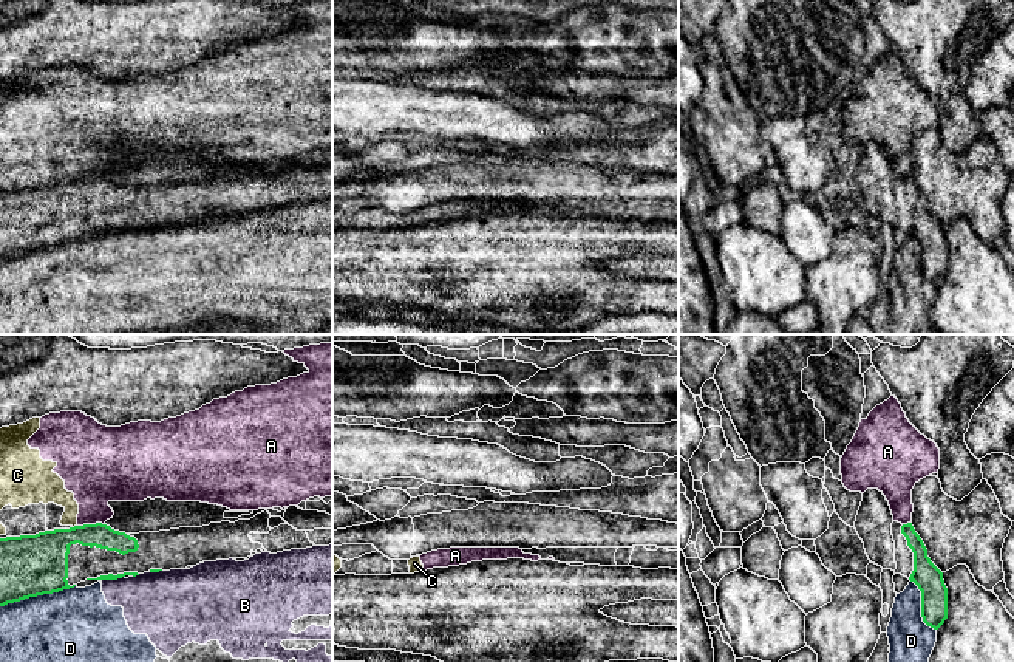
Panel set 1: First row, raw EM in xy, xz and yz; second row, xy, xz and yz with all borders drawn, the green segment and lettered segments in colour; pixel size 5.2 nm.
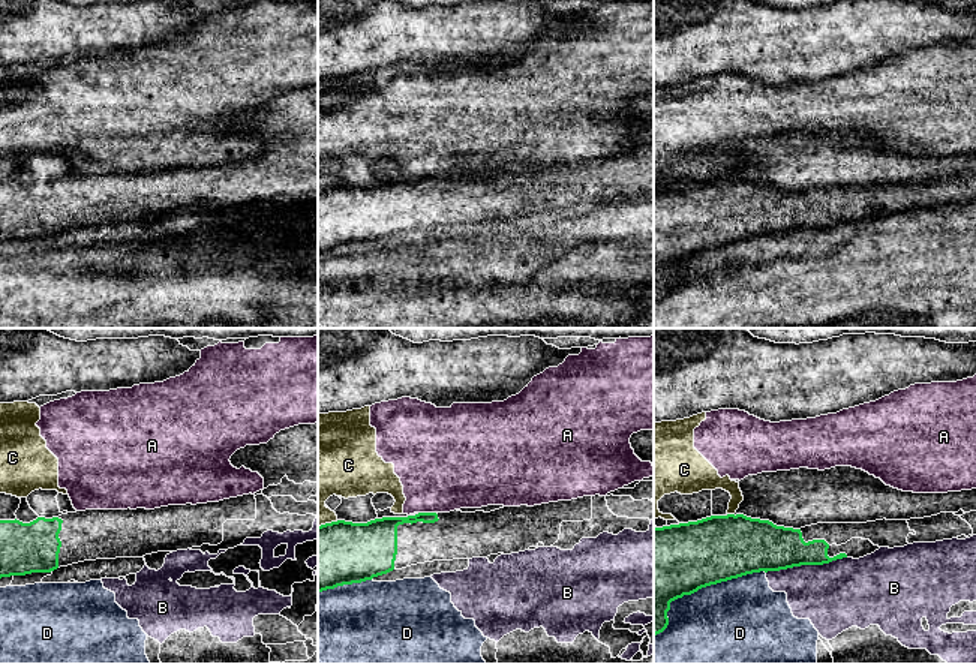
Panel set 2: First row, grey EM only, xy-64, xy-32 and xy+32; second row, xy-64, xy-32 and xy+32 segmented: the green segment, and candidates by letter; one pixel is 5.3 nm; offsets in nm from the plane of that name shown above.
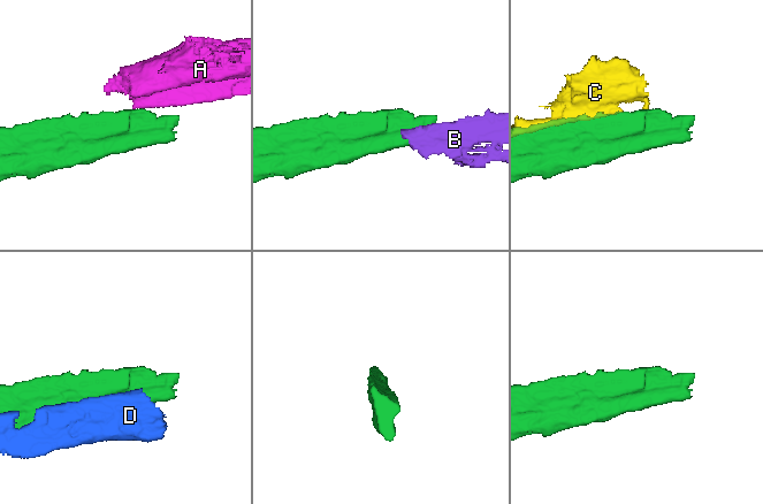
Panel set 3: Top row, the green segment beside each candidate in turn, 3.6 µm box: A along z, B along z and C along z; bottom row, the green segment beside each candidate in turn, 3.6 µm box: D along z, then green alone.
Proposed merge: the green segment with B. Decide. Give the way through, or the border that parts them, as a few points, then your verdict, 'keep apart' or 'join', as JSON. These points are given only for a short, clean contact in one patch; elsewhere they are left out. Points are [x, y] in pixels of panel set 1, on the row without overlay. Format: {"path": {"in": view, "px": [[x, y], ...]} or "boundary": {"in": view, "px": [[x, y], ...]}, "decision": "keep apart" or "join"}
{"boundary": {"in": "xy", "px": [[124, 229], [115, 234], [102, 234]]}, "decision": "keep apart"}

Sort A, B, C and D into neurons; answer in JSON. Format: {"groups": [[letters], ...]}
{"groups": [["A", "C"], ["B", "D"]]}

